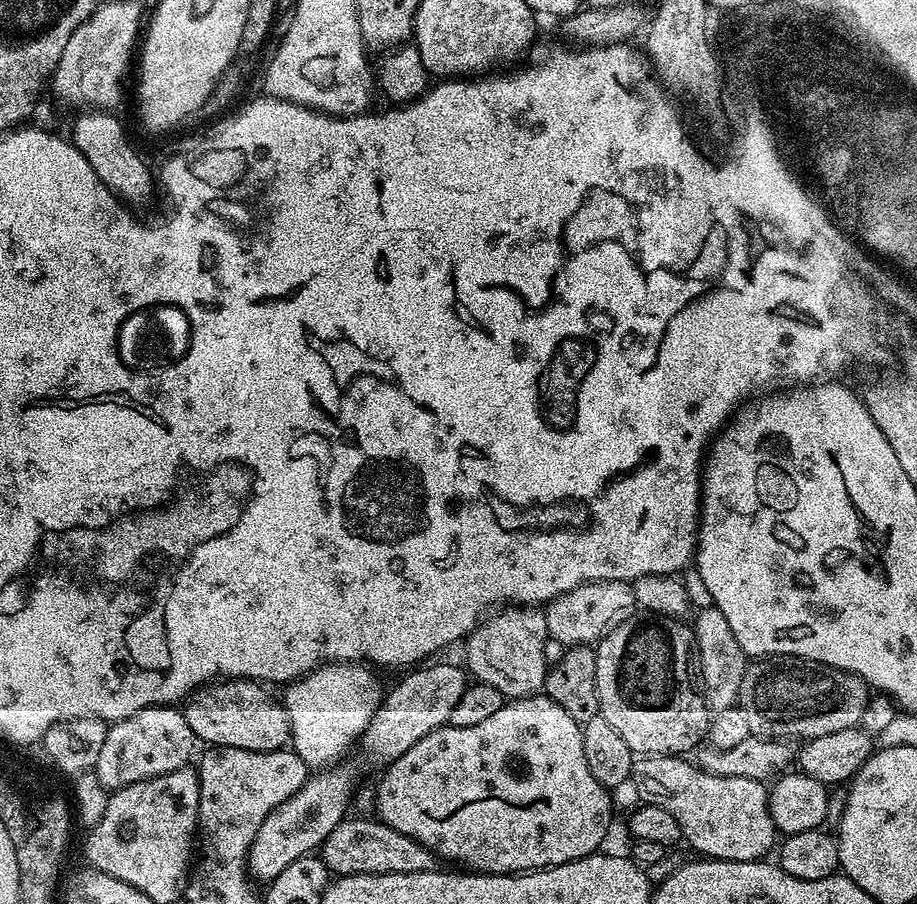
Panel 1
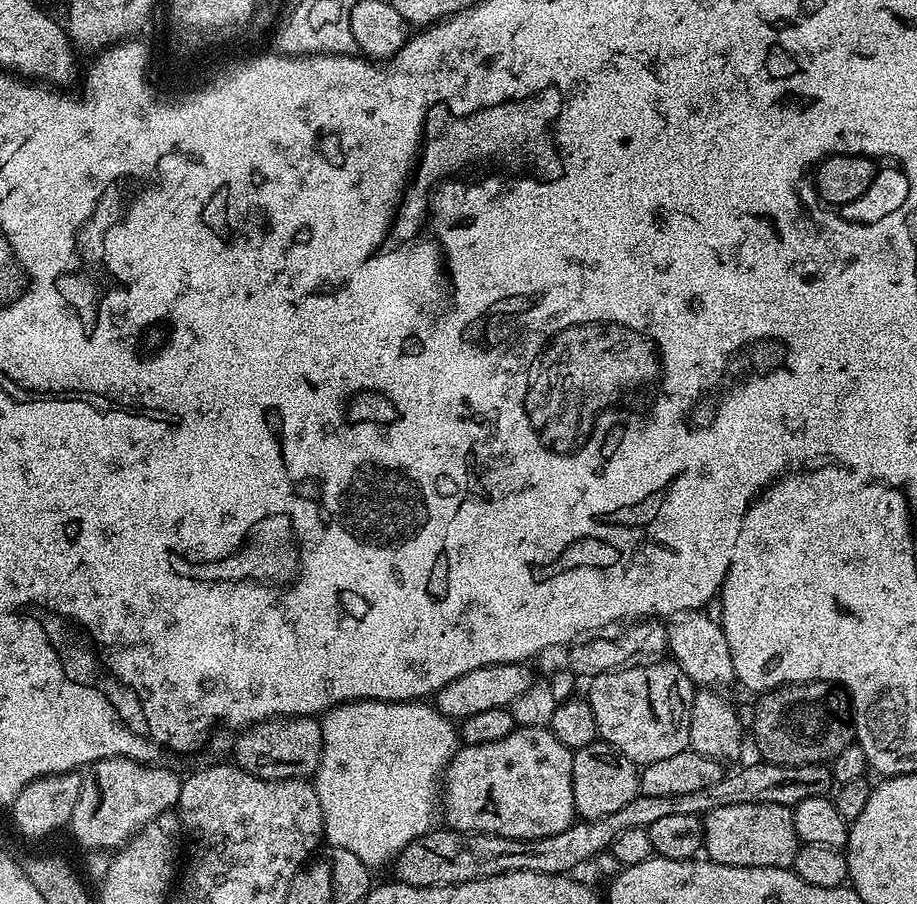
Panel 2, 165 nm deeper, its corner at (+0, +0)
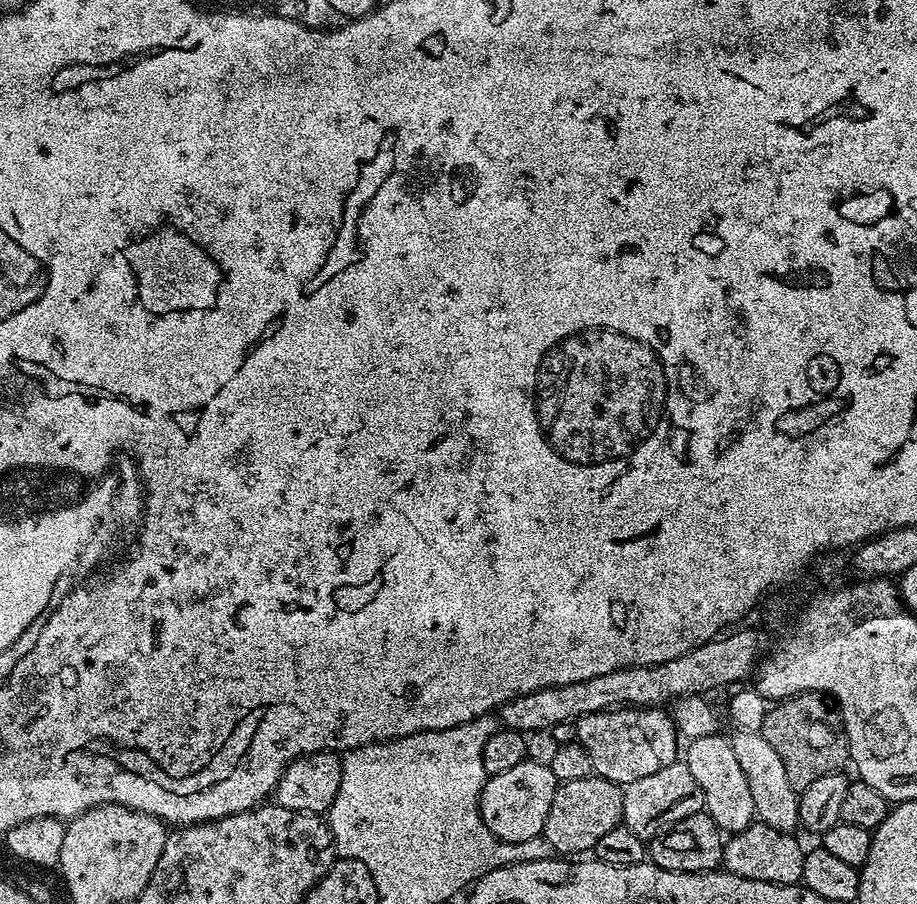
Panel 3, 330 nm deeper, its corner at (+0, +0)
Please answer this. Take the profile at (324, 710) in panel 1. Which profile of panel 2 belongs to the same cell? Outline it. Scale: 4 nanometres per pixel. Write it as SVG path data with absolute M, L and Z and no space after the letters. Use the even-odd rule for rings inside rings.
M351 700L348 704L337 704L335 708L329 708L323 713L320 720L322 730L322 758L320 765L314 773L314 787L318 794L318 802L322 806L322 818L324 819L324 840L332 848L350 850L350 854L356 855L369 870L377 870L384 863L395 861L400 852L410 843L433 831L435 820L438 820L438 801L442 796L442 777L444 769L452 760L458 747L458 728L453 721L428 702L415 700L399 700L398 702L382 702L381 700Z

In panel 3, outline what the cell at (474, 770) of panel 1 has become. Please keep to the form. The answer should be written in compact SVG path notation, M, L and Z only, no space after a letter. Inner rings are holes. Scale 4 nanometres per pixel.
M523 760L503 774L494 774L485 780L480 795L480 813L498 839L508 844L525 844L543 833L557 787L558 782L547 764Z

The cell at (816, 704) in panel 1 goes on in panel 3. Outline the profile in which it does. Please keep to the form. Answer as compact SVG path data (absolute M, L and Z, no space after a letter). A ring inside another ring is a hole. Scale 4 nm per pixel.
M802 692L798 696L773 703L758 731L782 757L782 766L786 766L786 778L790 778L790 786L798 790L810 786L810 782L822 778L822 774L841 771L845 767L843 764L849 763L844 719L819 692Z

